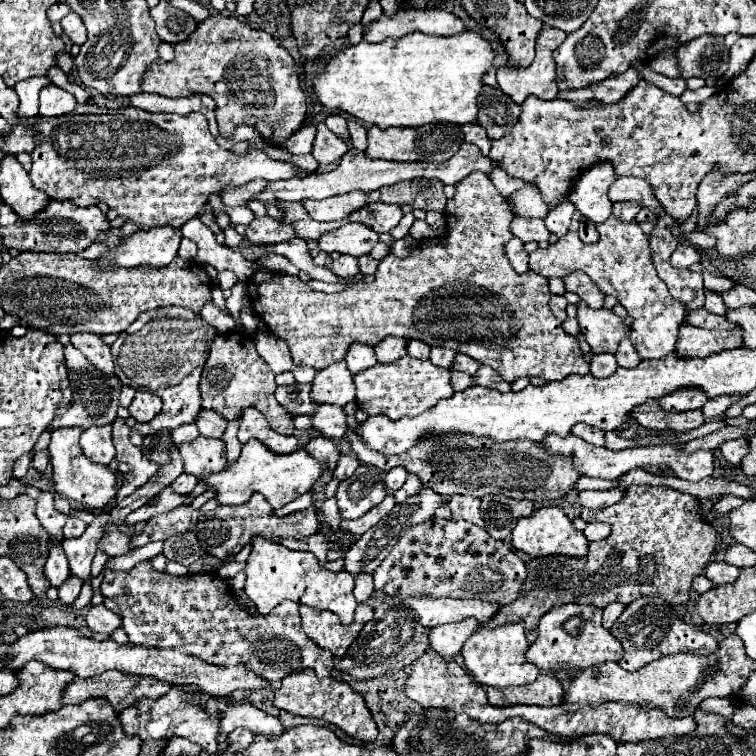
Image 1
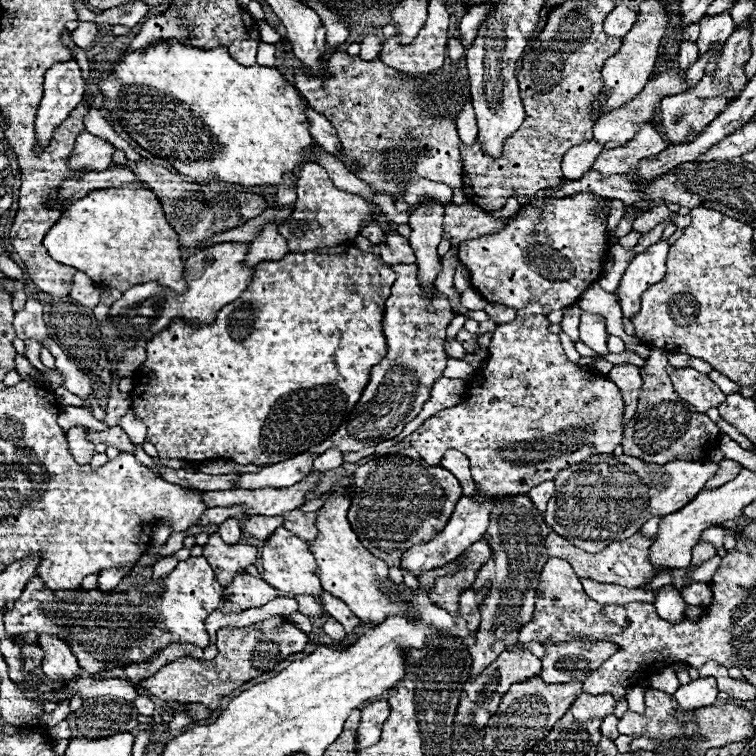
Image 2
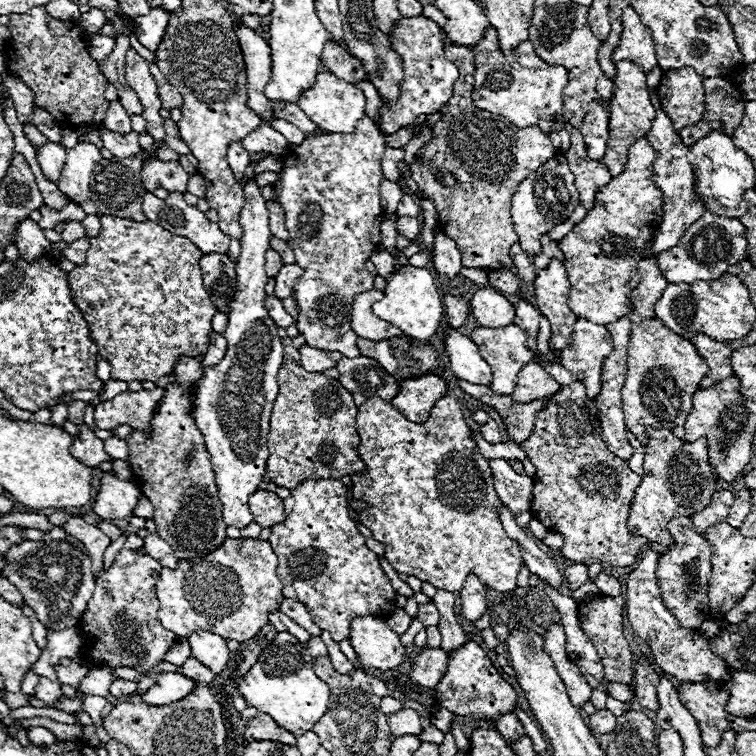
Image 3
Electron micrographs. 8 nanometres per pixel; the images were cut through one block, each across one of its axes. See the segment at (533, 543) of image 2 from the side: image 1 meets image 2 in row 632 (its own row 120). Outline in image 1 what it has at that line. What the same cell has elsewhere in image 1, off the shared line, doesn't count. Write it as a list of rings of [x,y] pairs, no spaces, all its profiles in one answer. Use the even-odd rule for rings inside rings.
[[[482,86],[482,92],[478,96],[478,118],[476,124],[480,124],[490,140],[498,140],[504,134],[510,132],[510,128],[516,124],[520,116],[520,106],[510,100],[500,88],[494,86]]]

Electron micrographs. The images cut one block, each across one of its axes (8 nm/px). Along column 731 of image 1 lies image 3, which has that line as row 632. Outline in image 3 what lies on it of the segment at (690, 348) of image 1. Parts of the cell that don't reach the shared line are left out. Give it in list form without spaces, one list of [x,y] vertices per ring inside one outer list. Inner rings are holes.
[[[304,480],[284,500],[288,518],[282,524],[272,526],[270,546],[278,554],[278,578],[282,582],[282,594],[298,600],[310,612],[314,624],[332,634],[332,640],[340,642],[348,638],[350,622],[356,616],[380,616],[386,618],[394,612],[396,590],[390,578],[384,574],[378,556],[366,548],[364,536],[356,530],[346,504],[346,486],[340,480]]]

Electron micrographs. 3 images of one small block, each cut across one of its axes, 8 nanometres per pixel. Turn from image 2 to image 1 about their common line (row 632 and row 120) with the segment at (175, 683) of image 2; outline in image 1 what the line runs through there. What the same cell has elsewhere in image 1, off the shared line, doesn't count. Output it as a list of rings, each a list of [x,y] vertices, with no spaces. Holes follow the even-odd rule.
[[[212,14],[208,20],[198,24],[188,40],[174,46],[174,60],[164,62],[158,58],[154,64],[150,64],[150,72],[146,72],[146,76],[142,78],[142,92],[156,92],[166,98],[208,94],[216,102],[218,126],[224,138],[232,138],[234,130],[240,124],[248,124],[256,134],[260,134],[274,146],[284,144],[294,132],[304,126],[304,120],[308,118],[306,94],[298,86],[292,56],[268,32],[252,30],[248,24],[226,14]]]

